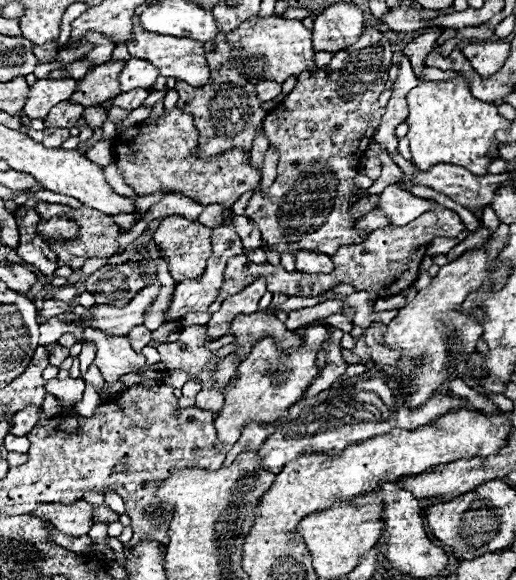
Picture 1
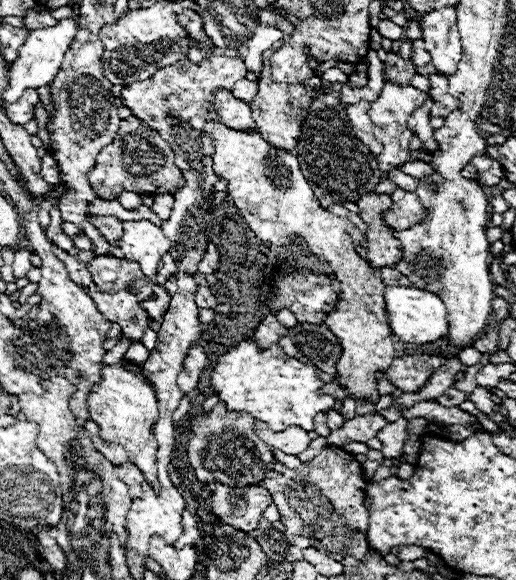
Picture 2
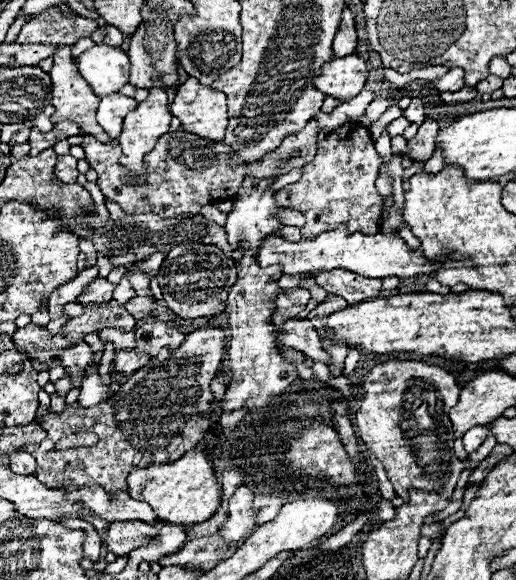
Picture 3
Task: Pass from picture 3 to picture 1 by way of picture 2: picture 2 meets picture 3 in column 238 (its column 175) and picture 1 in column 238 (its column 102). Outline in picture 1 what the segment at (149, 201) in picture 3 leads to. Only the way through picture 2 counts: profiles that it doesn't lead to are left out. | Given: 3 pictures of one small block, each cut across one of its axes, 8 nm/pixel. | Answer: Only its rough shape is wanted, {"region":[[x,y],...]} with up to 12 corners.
{"region":[[180,108],[114,136],[114,160],[140,196],[170,186],[232,206],[260,186],[242,150],[198,158]]}

